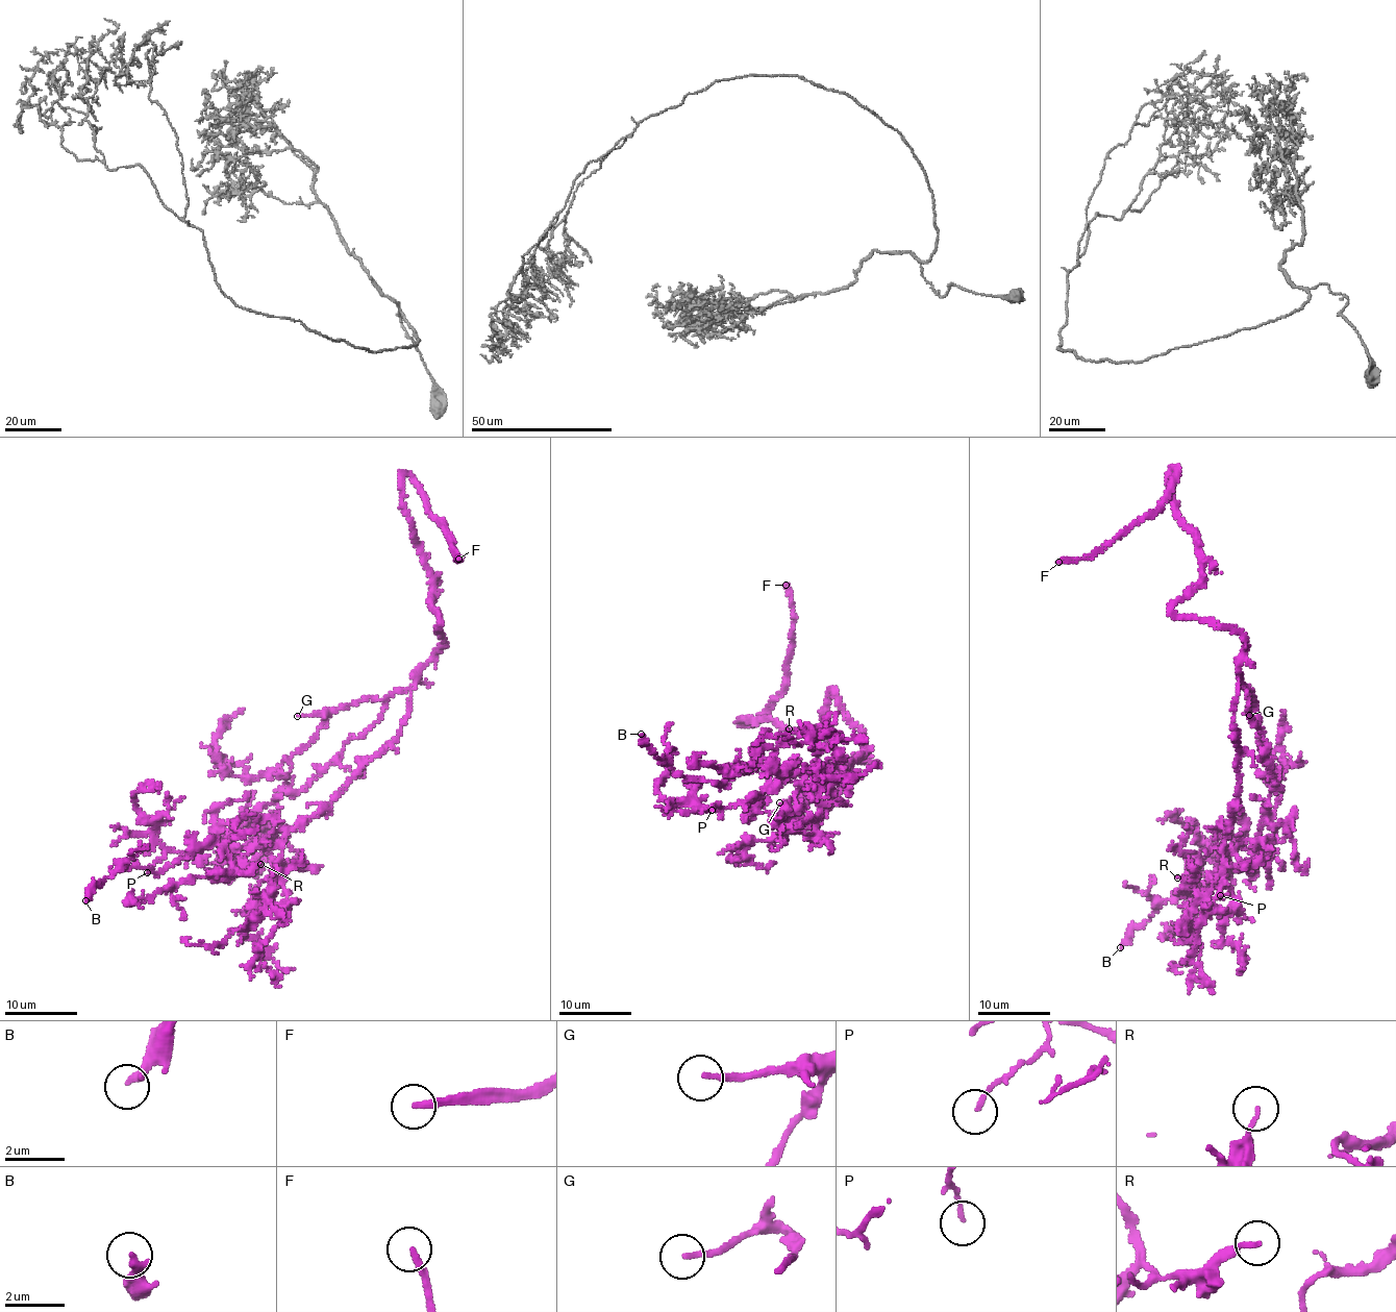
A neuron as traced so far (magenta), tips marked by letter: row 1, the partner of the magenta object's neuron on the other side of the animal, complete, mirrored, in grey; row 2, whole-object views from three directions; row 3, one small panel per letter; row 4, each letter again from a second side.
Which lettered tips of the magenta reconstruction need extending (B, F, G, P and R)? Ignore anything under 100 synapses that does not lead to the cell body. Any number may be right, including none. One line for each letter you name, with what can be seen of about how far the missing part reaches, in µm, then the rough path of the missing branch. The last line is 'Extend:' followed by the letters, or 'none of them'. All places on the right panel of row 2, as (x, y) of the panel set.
F: 200 µm
G: 40 µm
Extend: F, G

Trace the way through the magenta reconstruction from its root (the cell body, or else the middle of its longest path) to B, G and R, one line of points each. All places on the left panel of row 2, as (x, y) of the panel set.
B: (410, 708), (400, 734), (327, 803), (227, 875), (228, 852), (206, 843), (159, 871), (123, 865), (85, 900)
G: (410, 708), (410, 691), (400, 690), (382, 699), (364, 698), (340, 710), (297, 716)
R: (410, 708), (400, 734), (327, 803), (274, 845), (255, 846), (226, 875), (260, 864)

